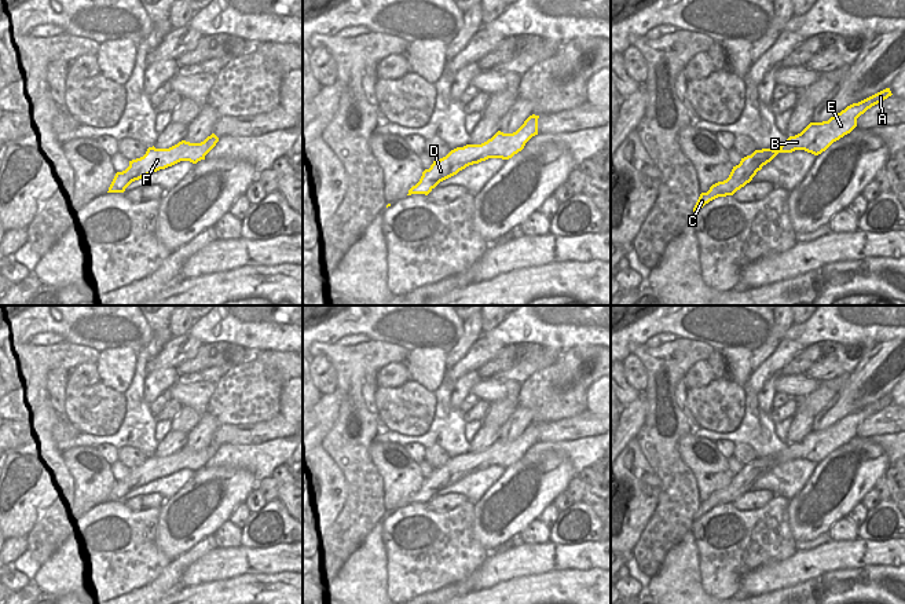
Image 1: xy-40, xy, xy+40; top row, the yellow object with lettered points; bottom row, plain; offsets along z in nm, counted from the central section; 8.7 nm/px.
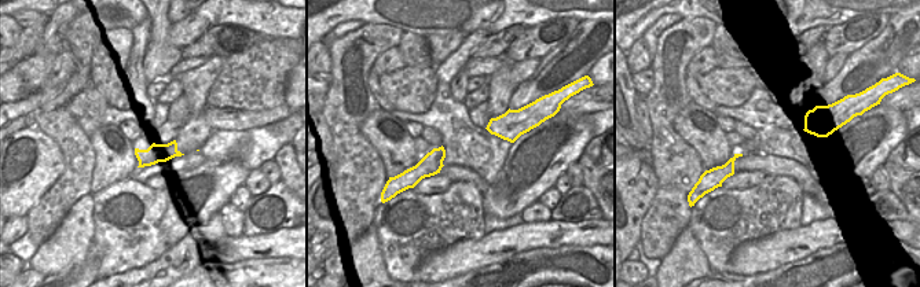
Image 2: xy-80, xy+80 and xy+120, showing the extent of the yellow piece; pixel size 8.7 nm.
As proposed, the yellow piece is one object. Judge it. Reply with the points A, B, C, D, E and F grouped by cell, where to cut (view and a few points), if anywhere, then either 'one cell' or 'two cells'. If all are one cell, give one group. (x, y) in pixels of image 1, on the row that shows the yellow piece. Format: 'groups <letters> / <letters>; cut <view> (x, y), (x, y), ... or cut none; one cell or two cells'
groups A B C D E F; cut none; one cell

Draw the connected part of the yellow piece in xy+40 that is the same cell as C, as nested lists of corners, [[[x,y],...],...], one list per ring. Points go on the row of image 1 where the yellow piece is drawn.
[[[886,88],[858,103],[847,106],[828,121],[810,122],[800,133],[789,136],[778,150],[755,150],[751,155],[741,158],[739,165],[733,166],[726,180],[718,182],[712,184],[707,193],[701,193],[693,212],[701,209],[706,204],[718,197],[733,195],[737,190],[750,183],[756,172],[770,162],[778,153],[805,150],[814,155],[821,154],[833,142],[850,133],[857,127],[857,118],[861,114],[891,95],[890,88]]]

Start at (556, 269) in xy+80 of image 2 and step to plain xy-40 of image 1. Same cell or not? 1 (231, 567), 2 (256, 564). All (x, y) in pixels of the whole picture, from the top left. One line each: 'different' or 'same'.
1: different
2: different

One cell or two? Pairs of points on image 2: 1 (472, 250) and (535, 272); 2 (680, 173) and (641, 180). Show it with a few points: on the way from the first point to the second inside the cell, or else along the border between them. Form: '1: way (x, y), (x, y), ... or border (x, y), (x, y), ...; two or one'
1: border (534, 249), (526, 249), (498, 262), (472, 269); two
2: border (649, 146), (649, 166), (658, 181); two

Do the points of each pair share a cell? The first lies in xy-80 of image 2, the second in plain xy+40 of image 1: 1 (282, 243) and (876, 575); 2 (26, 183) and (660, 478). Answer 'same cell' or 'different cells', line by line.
1: different cells
2: different cells

